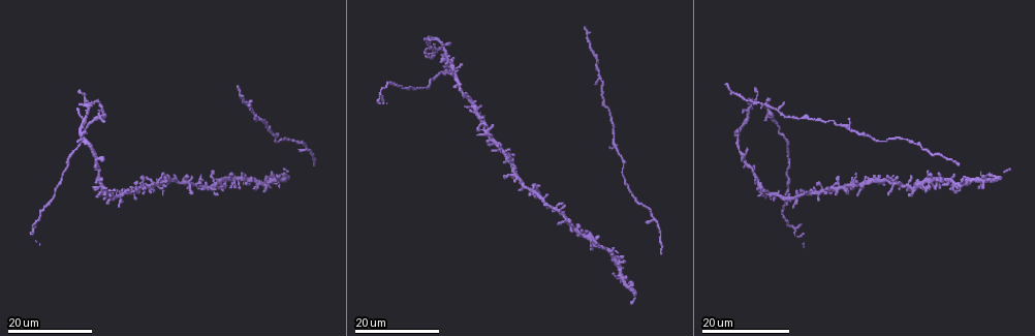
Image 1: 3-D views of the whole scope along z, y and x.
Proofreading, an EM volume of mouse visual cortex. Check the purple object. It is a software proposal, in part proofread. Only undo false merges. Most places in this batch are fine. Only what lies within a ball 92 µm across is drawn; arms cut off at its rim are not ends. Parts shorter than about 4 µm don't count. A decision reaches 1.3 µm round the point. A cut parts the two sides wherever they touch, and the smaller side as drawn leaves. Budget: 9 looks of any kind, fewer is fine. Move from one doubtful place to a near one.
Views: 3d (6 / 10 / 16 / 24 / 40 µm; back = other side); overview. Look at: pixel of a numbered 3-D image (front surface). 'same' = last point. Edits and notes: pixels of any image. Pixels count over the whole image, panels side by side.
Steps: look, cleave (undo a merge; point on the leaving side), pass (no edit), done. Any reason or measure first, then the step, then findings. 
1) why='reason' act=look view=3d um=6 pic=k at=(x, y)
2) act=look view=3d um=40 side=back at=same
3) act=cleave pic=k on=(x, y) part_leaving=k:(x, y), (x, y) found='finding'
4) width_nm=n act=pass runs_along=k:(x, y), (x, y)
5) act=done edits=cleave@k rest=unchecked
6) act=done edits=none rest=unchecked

why='a narrow waist' act=look view=3d um=16 pic=1 at=(486, 128)

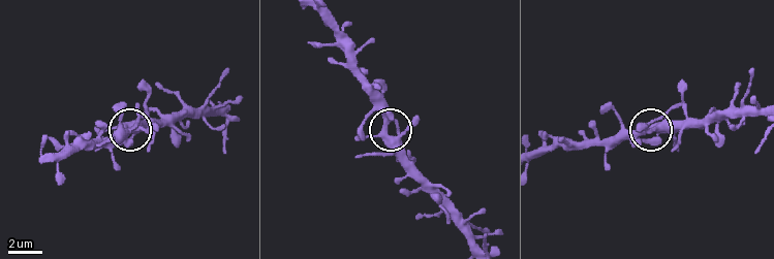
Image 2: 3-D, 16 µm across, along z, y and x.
act=look view=3d um=10 pic=2 at=(135, 122)

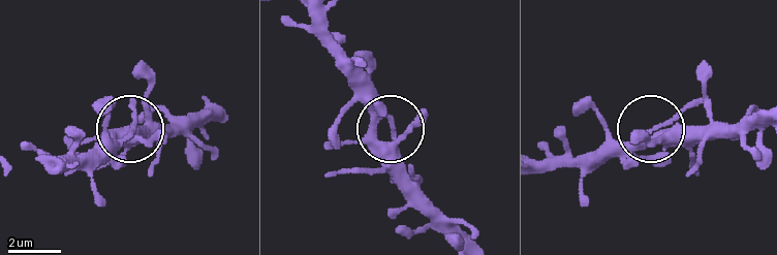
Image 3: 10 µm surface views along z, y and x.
arms=4 act=pass found='one cell here'

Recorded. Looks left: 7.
why='four or more arms meet' act=look view=3d um=24 pic=1 at=(88, 104)

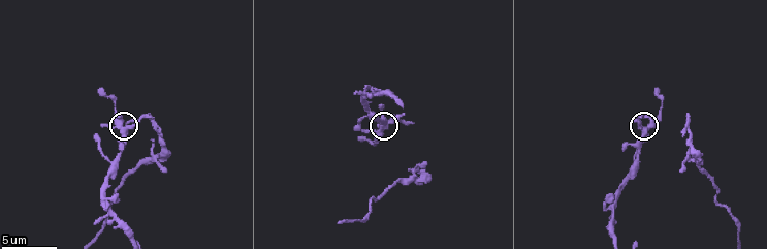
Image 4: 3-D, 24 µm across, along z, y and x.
act=look view=3d um=10 pic=4 at=(124, 129)

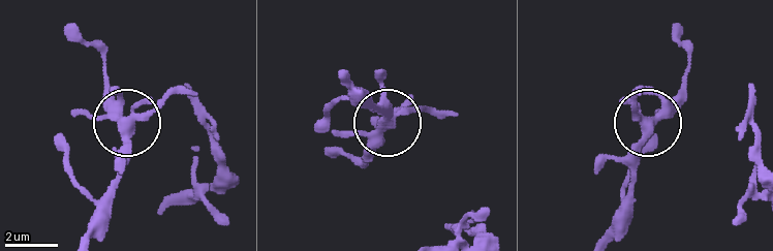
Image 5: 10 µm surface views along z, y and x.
act=pass runs_along=5:(345, 74), (390, 119), (441, 113) found='one cell here'

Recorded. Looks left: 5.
why='three-way junction' act=look view=3d um=16 pic=1 at=(307, 151)

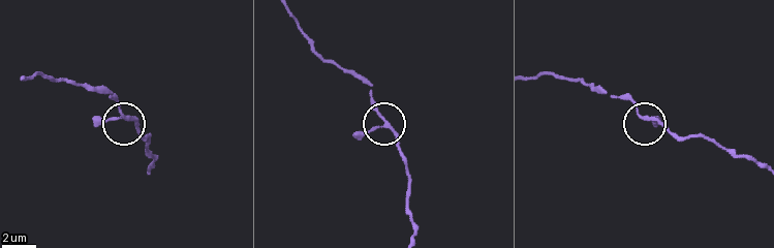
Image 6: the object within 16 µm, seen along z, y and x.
act=look view=3d um=10 pic=6 at=(122, 116)

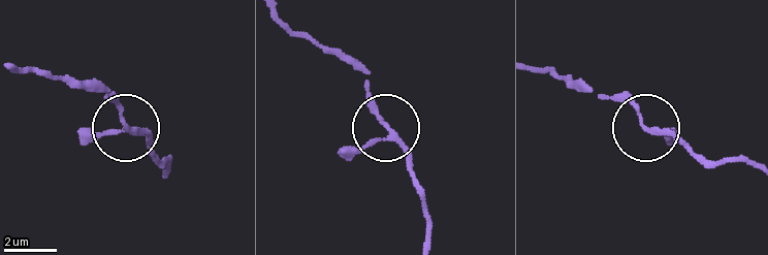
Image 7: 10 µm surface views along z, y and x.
act=pass found='one cell here'

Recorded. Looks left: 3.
act=look view=3d um=24 pic=1 at=(619, 263)

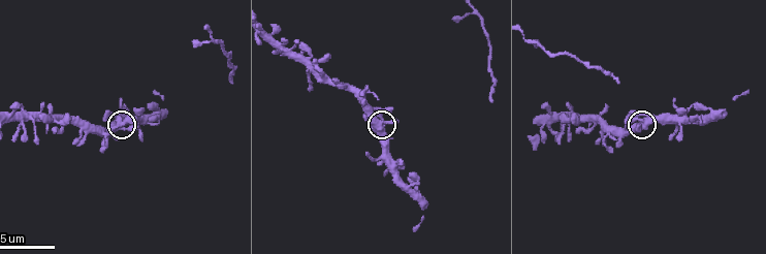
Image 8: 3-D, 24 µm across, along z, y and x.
act=look view=3d um=10 pic=8 at=(122, 129)

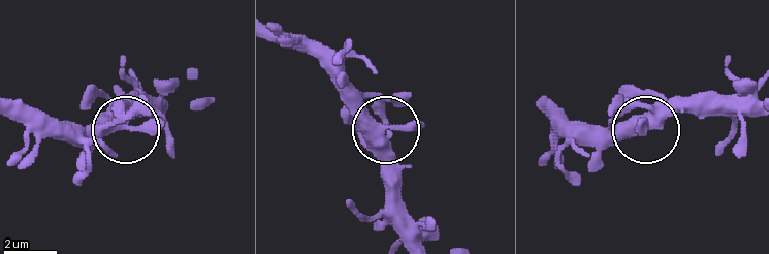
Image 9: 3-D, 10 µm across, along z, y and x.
act=pass found='one cell here'

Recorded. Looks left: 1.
act=done edits=none rest=unchecked

